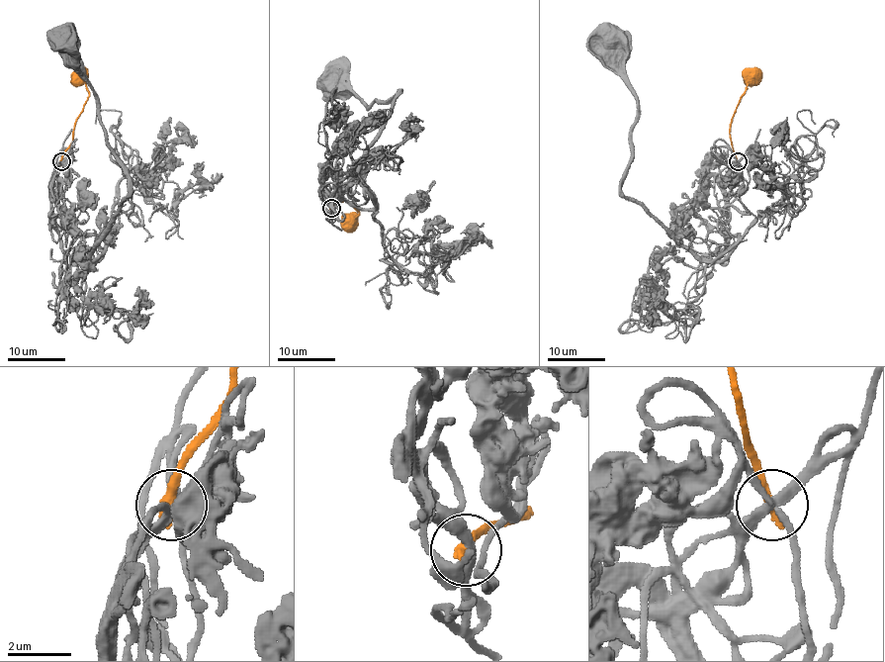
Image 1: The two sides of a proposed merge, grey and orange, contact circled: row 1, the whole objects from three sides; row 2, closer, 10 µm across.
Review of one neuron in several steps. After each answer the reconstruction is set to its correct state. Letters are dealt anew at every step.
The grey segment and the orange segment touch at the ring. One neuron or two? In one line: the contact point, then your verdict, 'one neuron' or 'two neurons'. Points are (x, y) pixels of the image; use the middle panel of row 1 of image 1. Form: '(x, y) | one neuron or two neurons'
(331, 208) | two neurons

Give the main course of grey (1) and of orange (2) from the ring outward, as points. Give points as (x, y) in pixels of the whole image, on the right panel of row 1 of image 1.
1: (737, 161), (723, 182), (718, 220), (731, 236), (714, 259), (699, 258), (620, 189), (636, 92), (610, 40)
2: (737, 161), (730, 141), (730, 122), (746, 84), (757, 68)

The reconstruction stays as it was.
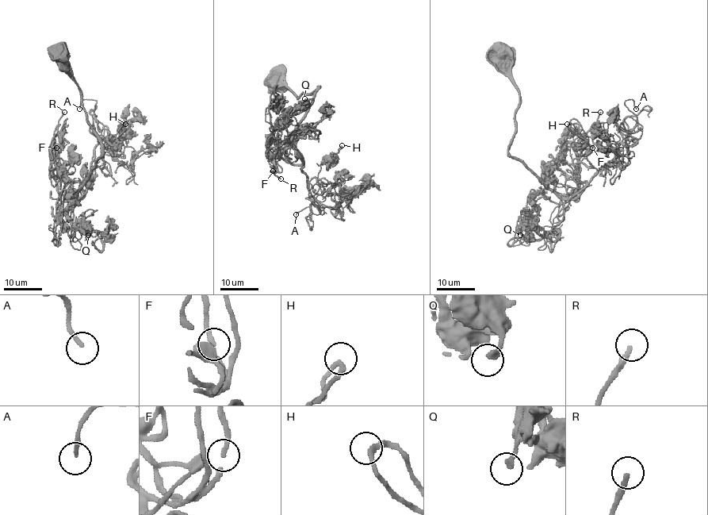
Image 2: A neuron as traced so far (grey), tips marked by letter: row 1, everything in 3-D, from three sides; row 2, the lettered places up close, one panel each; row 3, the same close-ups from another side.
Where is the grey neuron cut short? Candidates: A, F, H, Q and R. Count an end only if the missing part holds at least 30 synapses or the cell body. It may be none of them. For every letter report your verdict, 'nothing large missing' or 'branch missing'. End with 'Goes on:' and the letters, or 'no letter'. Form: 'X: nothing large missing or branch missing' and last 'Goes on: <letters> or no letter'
A: branch missing
F: nothing large missing
H: nothing large missing
Q: nothing large missing
R: branch missing
Goes on: A, R

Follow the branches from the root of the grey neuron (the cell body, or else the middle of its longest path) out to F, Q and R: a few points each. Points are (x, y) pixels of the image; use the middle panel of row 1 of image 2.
F: (274, 80), (296, 97), (318, 88), (285, 151), (288, 159), (277, 151), (266, 154), (273, 171)
Q: (274, 80), (296, 97), (318, 87), (288, 147), (297, 129), (287, 135), (285, 120), (304, 98)
R: (274, 80), (296, 97), (318, 87), (285, 151), (288, 159), (277, 151), (266, 154), (281, 178)

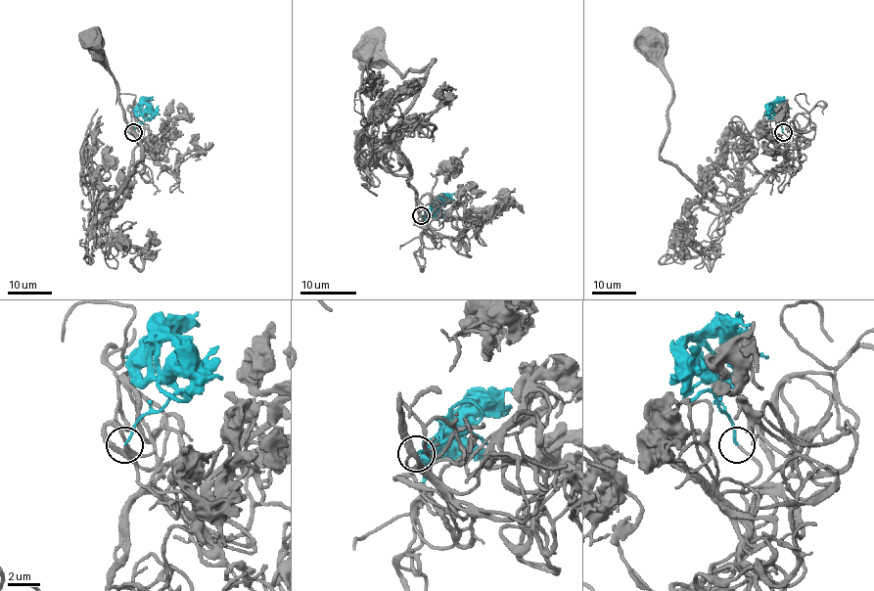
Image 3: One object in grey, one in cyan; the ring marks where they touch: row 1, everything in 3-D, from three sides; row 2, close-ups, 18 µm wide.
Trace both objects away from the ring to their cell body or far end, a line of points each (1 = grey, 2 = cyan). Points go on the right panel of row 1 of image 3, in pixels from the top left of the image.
1: (783, 132), (790, 143), (785, 159), (732, 207), (718, 208), (660, 155), (667, 130), (671, 80), (652, 39)
2: (783, 132), (776, 113), (787, 100)

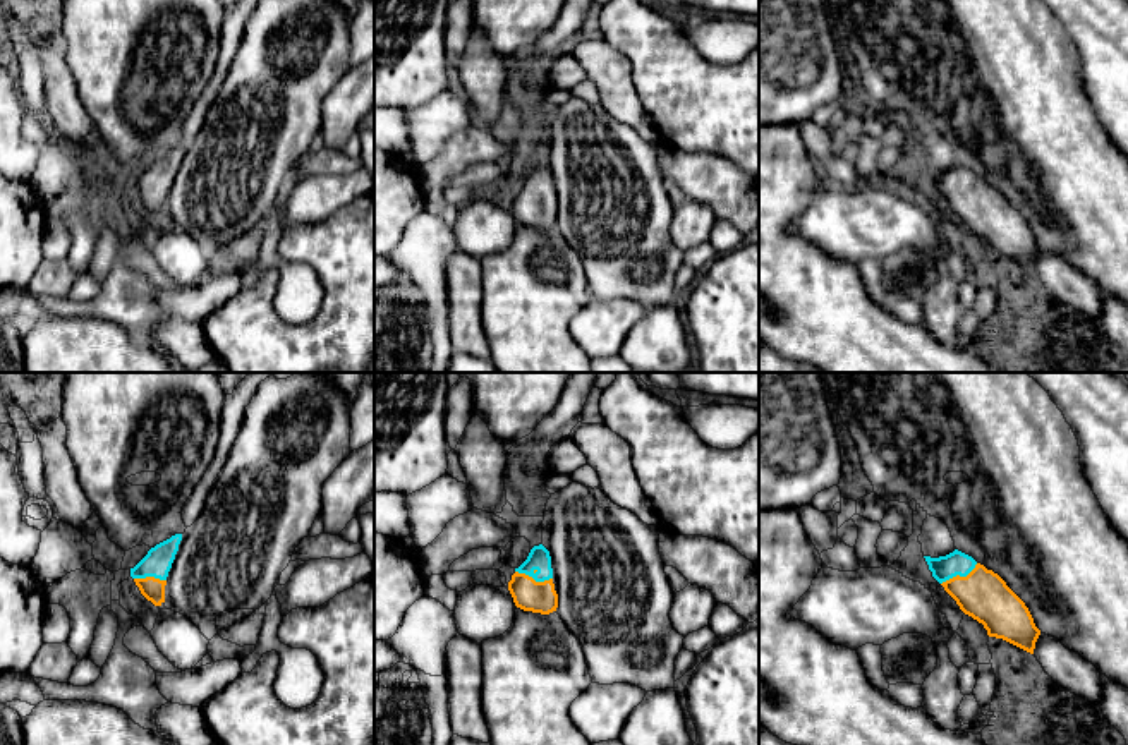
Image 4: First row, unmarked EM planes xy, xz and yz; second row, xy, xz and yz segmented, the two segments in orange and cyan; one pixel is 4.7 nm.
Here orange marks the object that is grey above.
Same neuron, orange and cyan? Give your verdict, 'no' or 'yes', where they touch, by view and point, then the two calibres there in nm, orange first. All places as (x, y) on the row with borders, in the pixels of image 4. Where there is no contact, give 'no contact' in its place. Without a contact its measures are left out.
yes | yz (958, 575) | 240/120 nm

